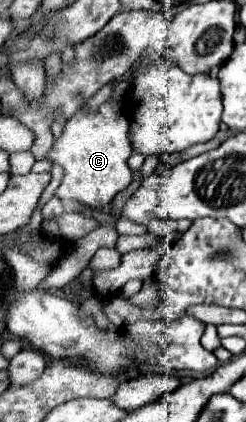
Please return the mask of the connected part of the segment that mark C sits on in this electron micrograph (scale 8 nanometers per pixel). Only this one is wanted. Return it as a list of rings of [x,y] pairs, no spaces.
[[[113,99],[99,105],[97,111],[77,111],[67,123],[53,149],[47,153],[51,163],[63,167],[63,179],[57,189],[59,199],[75,199],[89,207],[105,207],[121,189],[133,181],[133,173],[127,165],[131,155],[129,119],[121,115],[121,105]]]

